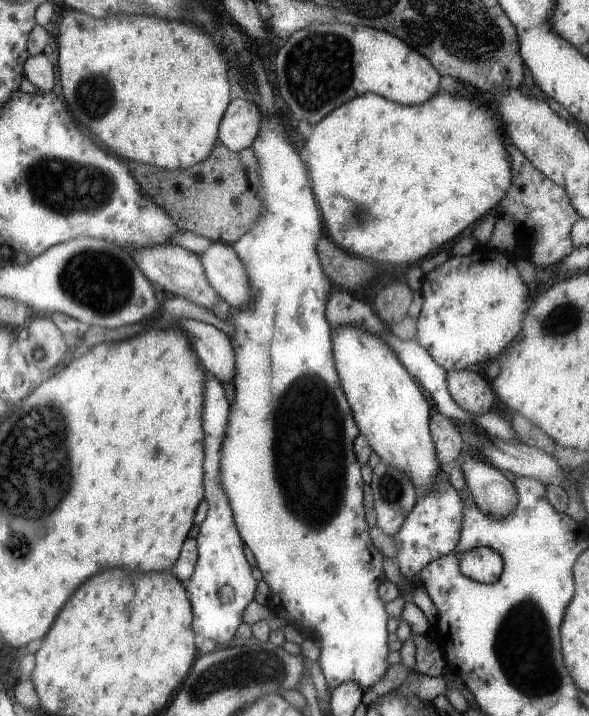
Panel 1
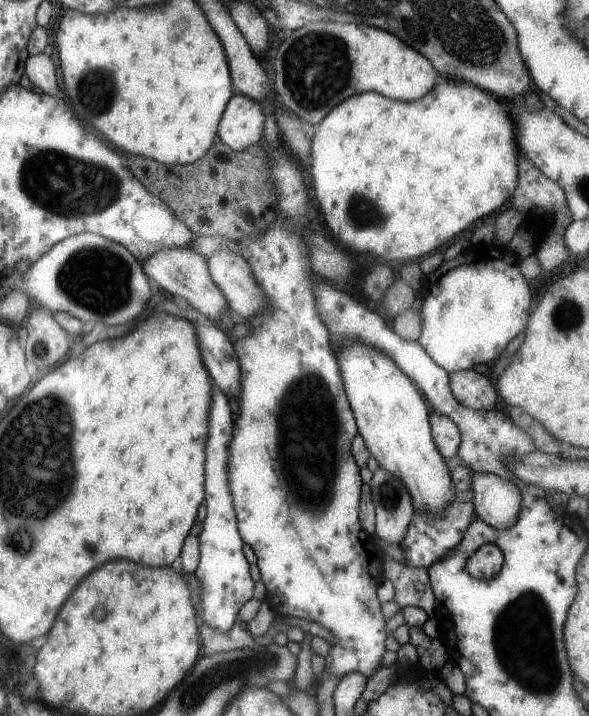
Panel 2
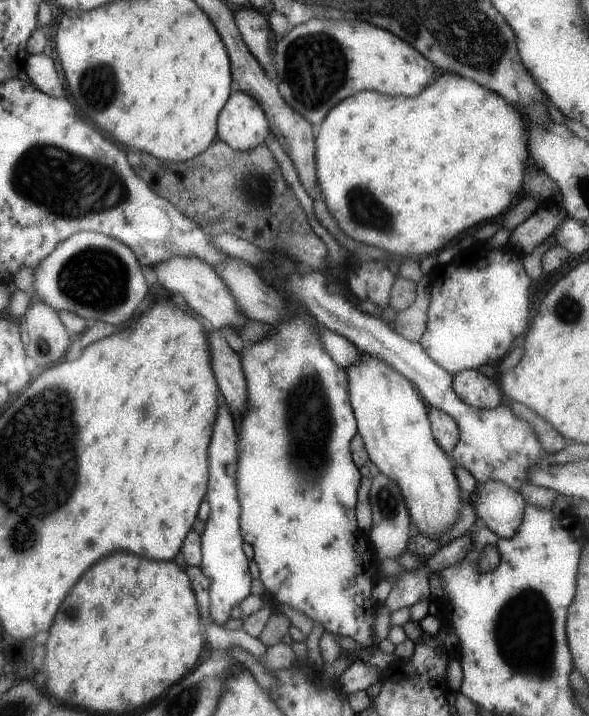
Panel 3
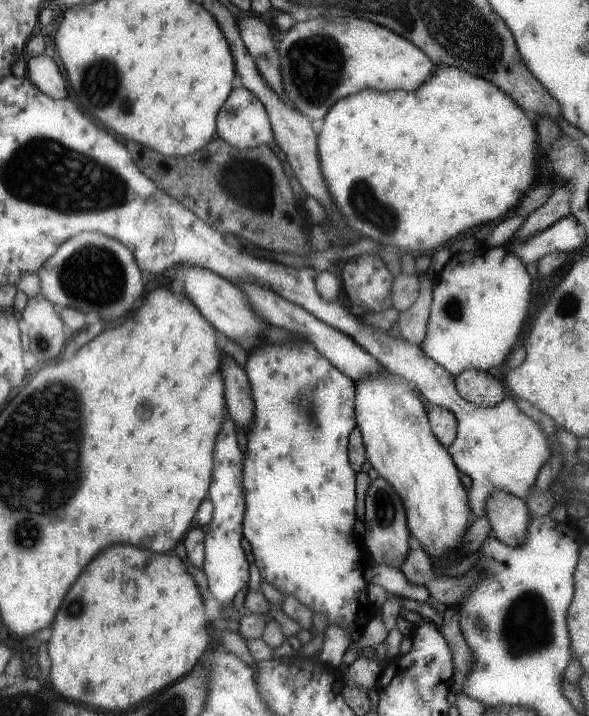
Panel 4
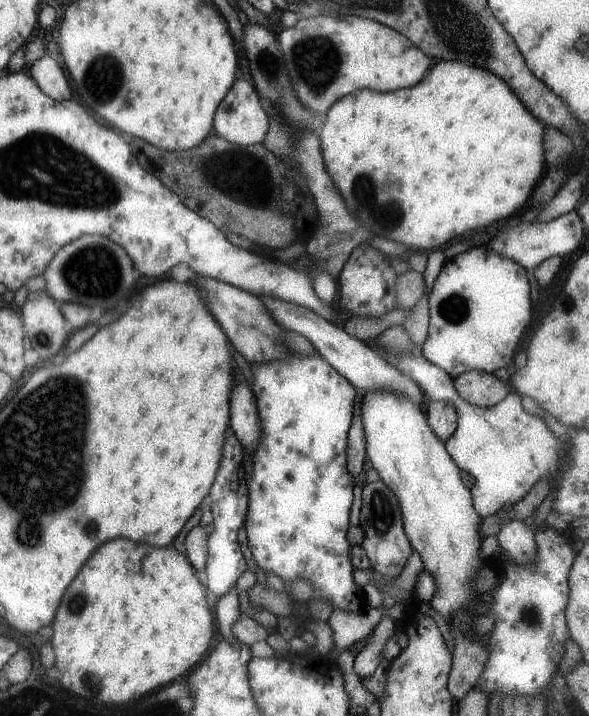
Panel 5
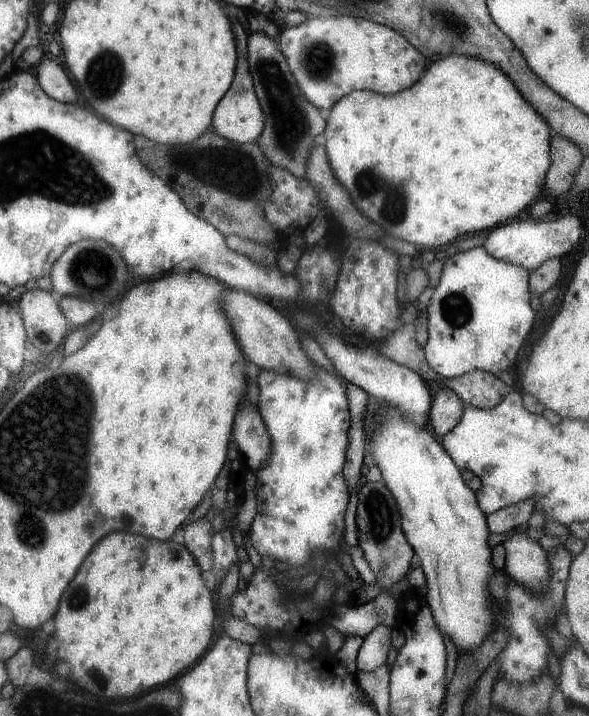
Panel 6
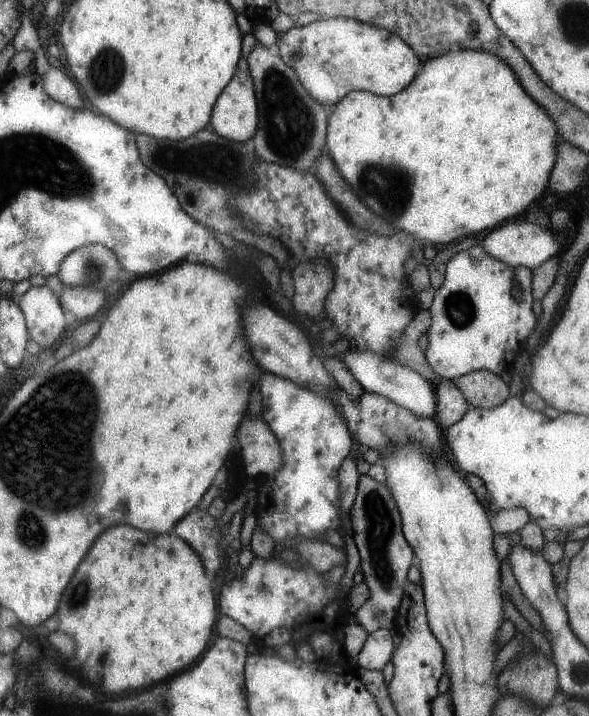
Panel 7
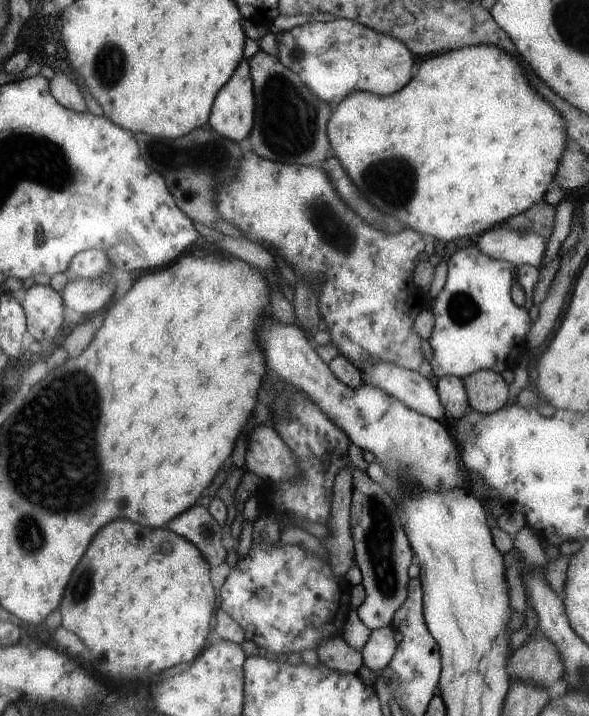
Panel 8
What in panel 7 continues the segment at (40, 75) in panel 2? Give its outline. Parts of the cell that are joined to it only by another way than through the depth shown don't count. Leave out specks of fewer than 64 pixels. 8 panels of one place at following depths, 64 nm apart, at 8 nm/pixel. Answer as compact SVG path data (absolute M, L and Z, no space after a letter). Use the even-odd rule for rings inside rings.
M50 66L44 74L44 90L48 96L73 109L84 109L84 100L76 84L62 70Z

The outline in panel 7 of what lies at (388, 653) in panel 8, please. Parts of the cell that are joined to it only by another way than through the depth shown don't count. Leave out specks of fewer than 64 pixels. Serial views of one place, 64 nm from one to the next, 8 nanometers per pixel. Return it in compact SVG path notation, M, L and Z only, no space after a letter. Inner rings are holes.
M378 629L369 633L366 642L357 656L357 664L368 671L381 670L391 660L394 642L390 631Z

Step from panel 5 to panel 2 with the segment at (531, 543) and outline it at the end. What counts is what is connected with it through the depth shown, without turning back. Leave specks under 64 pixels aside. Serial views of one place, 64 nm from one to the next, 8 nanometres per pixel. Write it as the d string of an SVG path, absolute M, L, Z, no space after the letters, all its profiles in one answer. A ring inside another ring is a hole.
M470 468L469 470L472 472L472 487L470 490L475 494L474 502L472 504L475 506L476 516L482 518L482 520L491 527L496 527L496 530L499 531L506 530L507 528L510 528L511 525L516 524L523 499L520 489L514 485L512 481L501 479L494 473L477 473L473 472Z

